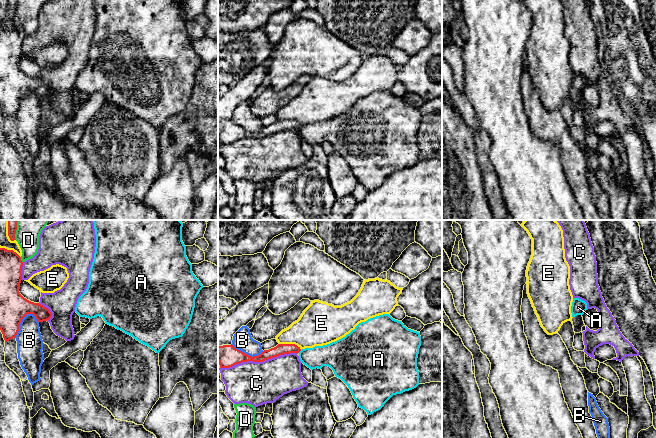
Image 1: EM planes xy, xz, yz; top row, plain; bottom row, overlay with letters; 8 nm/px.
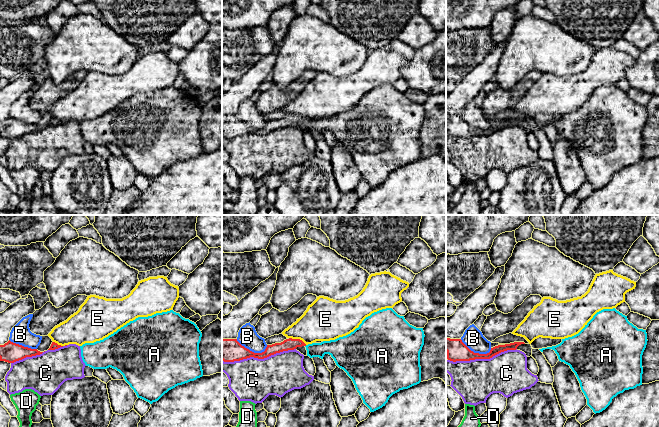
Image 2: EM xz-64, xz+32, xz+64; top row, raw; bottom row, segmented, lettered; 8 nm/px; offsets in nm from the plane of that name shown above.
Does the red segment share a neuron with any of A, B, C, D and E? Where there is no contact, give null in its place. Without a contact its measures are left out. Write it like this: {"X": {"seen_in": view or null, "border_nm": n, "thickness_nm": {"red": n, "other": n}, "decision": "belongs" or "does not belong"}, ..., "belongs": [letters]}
{"A": {"seen_in": "xz", "border_nm": 40, "thickness_nm": {"red": 90, "other": 180}, "decision": "does not belong"}, "B": {"seen_in": "xy", "border_nm": 240, "thickness_nm": {"red": 220, "other": 200}, "decision": "does not belong"}, "C": {"seen_in": "xz", "border_nm": 650, "thickness_nm": {"red": 170, "other": 340}, "decision": "does not belong"}, "D": {"seen_in": "xy", "border_nm": 50, "thickness_nm": {"red": 180, "other": 190}, "decision": "does not belong"}, "E": {"seen_in": "xz", "border_nm": 180, "thickness_nm": {"red": 90, "other": 300}, "decision": "does not belong"}, "belongs": []}

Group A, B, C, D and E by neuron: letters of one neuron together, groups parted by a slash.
A / B / C / D / E

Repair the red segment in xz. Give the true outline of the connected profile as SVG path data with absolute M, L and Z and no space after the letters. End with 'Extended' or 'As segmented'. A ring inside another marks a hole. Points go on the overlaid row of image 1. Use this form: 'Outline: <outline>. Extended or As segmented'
Outline: M232 344L218 346L218 362L220 368L229 368L242 362L263 362L265 360L289 353L299 353L300 347L295 344L278 344L269 350L264 350L260 355L251 357L236 349Z. As segmented

